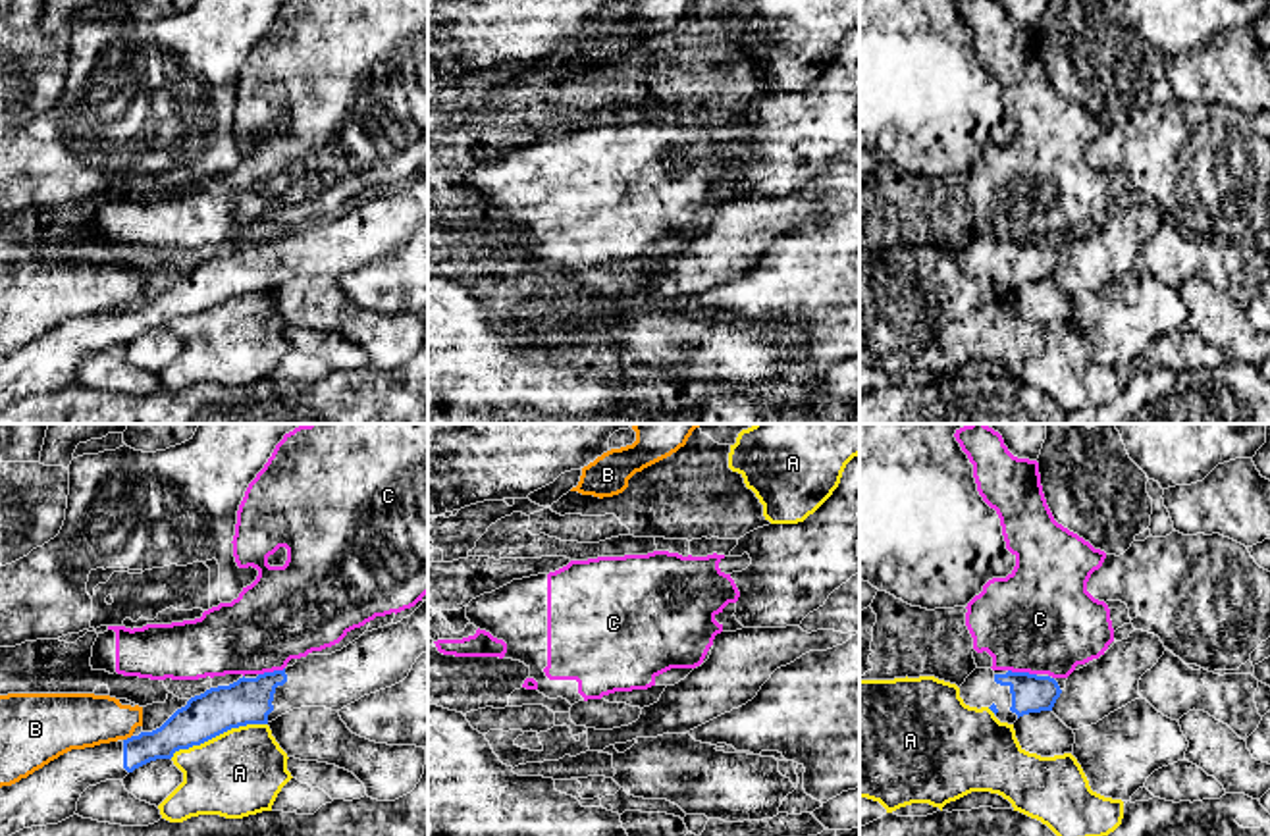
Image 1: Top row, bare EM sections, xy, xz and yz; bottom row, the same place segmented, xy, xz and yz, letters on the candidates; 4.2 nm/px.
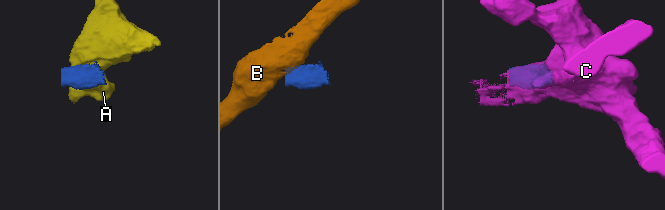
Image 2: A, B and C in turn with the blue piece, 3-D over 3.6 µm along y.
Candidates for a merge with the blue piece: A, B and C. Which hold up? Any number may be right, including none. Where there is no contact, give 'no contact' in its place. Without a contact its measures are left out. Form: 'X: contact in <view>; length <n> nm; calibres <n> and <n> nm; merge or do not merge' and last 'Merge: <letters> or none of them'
A: contact in xy; length 440 nm; calibres 190 and 360 nm; do not merge
B: contact in xy; length 50 nm; calibres 160 and 240 nm; do not merge
C: contact in yz; length 120 nm; calibres 160 and 460 nm; do not merge
Merge: none of them

